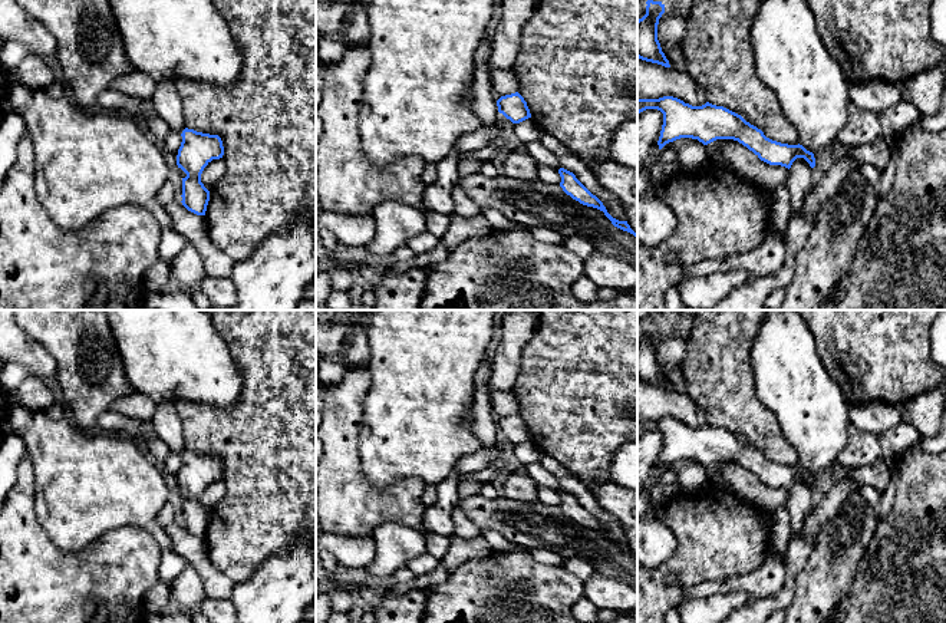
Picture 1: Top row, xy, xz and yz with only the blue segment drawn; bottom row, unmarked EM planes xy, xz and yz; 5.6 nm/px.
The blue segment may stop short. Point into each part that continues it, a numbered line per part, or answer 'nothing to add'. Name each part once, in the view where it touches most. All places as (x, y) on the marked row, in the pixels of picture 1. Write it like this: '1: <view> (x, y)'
nothing to add

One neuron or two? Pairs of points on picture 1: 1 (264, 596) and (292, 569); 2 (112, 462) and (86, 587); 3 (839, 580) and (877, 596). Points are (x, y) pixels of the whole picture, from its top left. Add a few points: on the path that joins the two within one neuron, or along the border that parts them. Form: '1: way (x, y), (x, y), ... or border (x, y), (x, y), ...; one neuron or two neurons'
1: way (272, 589), (284, 576); one neuron
2: border (128, 526), (104, 533), (82, 549), (65, 551); two neurons
3: border (864, 554), (851, 589), (833, 607); two neurons

